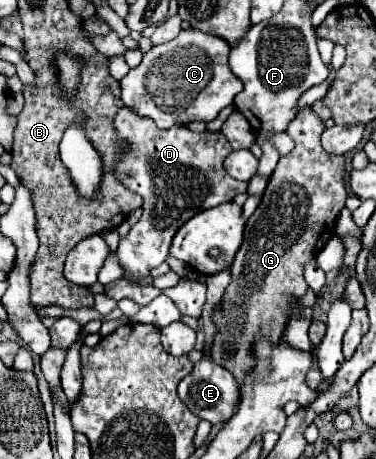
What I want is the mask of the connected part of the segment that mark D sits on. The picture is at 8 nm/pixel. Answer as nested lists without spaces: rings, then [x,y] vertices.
[[[122,108],[114,118],[114,130],[122,144],[122,154],[114,166],[114,174],[124,188],[142,196],[142,218],[130,228],[128,236],[120,238],[116,250],[128,278],[146,280],[150,270],[160,266],[178,228],[202,210],[232,202],[236,194],[246,192],[246,182],[230,178],[222,166],[232,146],[222,132],[190,132],[186,126],[160,130],[148,118],[136,118],[132,110]]]

